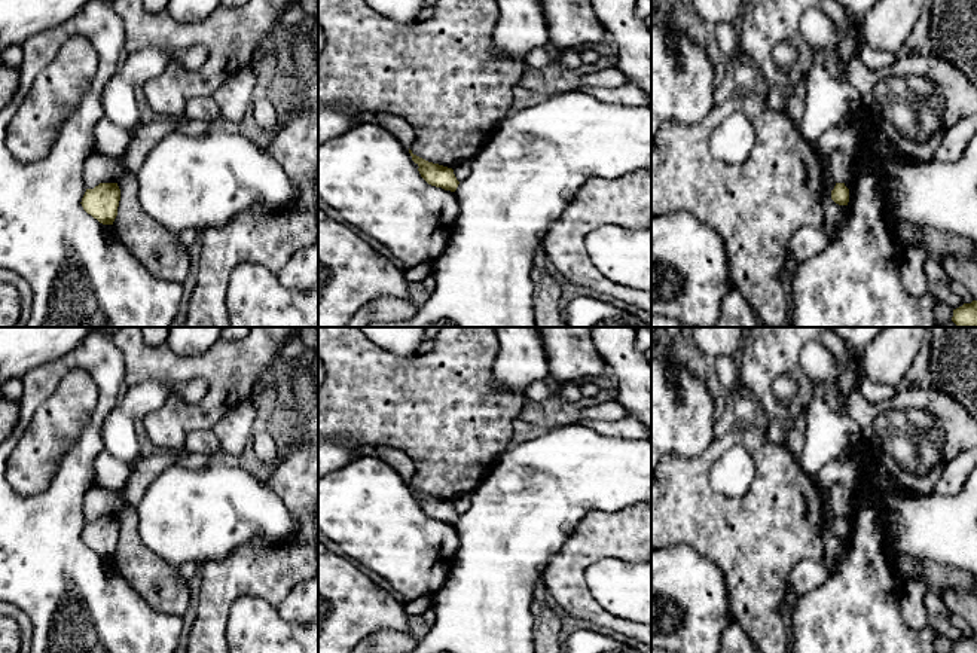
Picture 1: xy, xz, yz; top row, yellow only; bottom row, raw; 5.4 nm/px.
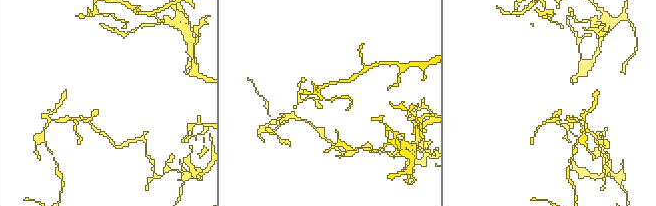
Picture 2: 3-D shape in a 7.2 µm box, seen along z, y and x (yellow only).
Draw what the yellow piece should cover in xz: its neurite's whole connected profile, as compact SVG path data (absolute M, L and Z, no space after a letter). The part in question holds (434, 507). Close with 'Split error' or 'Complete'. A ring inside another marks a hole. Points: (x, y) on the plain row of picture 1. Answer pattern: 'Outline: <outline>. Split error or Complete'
Outline: M409 482L409 486L412 489L412 494L419 500L418 504L421 510L431 519L442 521L445 524L455 525L460 515L457 513L454 503L428 495L416 488L412 486Z. Complete

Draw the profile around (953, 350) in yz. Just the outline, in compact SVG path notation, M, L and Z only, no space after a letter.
M929 327L928 387L961 403L977 419L977 327Z

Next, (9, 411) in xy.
M0 397L0 443L12 433L19 418L19 403Z

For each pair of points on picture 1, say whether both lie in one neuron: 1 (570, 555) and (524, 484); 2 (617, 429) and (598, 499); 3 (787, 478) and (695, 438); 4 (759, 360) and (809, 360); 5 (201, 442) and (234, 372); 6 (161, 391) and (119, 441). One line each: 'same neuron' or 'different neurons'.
1: different neurons
2: different neurons
3: different neurons
4: different neurons
5: different neurons
6: same neuron

